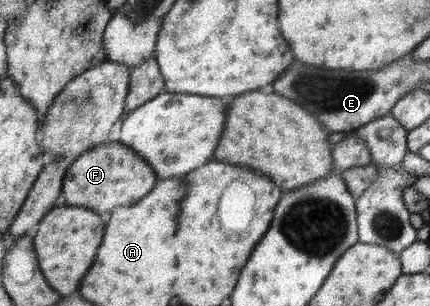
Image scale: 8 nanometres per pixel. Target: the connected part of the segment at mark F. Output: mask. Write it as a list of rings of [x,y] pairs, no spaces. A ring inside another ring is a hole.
[[[114,138],[109,143],[100,144],[87,151],[69,164],[64,177],[62,194],[66,204],[93,208],[97,214],[111,212],[115,206],[133,206],[145,198],[157,184],[155,170],[132,148]]]

